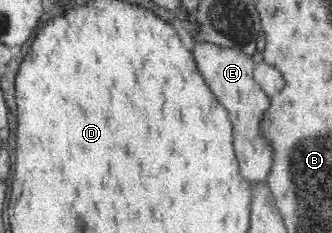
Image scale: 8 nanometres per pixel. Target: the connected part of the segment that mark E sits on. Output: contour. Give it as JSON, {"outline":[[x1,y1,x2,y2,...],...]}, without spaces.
{"outline":[[194,42,191,53,199,75,207,83,207,87,220,105,227,109,233,129,233,148,242,177,251,183,266,182,267,173,273,162,273,149,261,137,261,132,258,132,258,121,261,120,265,109,270,107,270,98,254,81,255,63,252,55,238,47,230,48,210,42]]}

